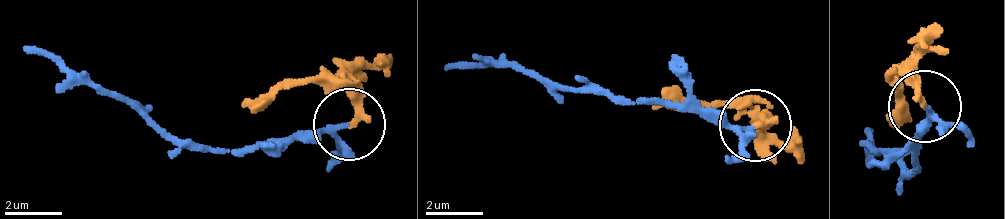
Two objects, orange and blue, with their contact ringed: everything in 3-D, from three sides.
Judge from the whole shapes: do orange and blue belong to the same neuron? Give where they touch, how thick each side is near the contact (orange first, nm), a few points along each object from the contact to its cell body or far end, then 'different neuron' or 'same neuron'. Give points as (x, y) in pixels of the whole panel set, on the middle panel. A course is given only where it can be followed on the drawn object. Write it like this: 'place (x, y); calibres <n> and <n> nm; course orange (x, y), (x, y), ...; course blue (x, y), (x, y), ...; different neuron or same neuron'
place (755, 125); calibres 280 and 160 nm; course orange (754, 127), (762, 117), (728, 103), (654, 106); course blue (754, 127), (702, 120), (687, 102), (592, 96), (505, 65), (443, 70); same neuron

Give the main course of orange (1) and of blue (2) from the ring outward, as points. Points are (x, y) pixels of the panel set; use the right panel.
1: (926, 105), (911, 89), (893, 79), (908, 118)
2: (926, 105), (924, 125), (911, 143), (914, 176), (873, 146), (872, 129)

